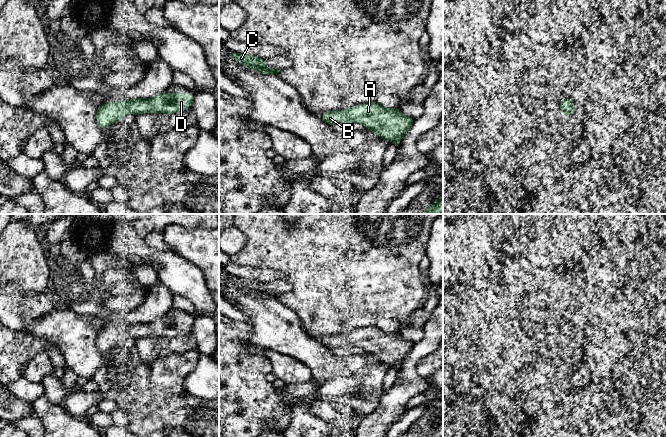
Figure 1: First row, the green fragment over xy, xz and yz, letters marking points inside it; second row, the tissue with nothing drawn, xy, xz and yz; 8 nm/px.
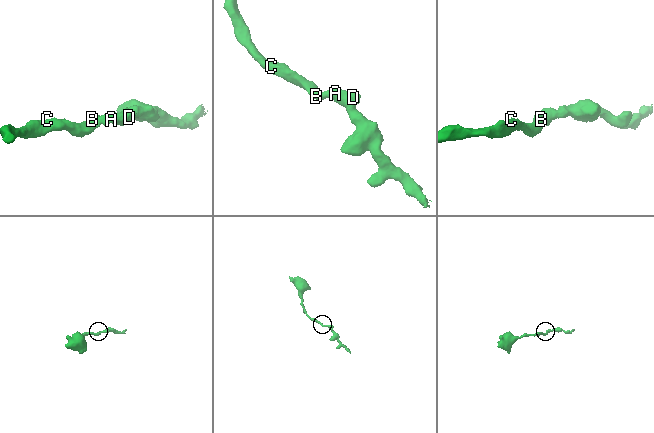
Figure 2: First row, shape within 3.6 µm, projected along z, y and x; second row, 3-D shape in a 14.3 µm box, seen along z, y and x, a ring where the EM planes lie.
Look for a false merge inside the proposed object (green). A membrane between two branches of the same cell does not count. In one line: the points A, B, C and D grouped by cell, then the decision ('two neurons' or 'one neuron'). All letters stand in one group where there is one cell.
groups A B C D; one neuron

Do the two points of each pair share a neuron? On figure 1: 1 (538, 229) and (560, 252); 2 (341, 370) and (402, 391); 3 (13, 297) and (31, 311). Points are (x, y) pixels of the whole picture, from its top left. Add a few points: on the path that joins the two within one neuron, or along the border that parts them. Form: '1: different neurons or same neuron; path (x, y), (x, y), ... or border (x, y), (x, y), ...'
1: different neurons; border (546, 231), (529, 241)
2: different neurons; border (384, 392), (379, 399)
3: same neuron; path (17, 301), (23, 307), (27, 307)

